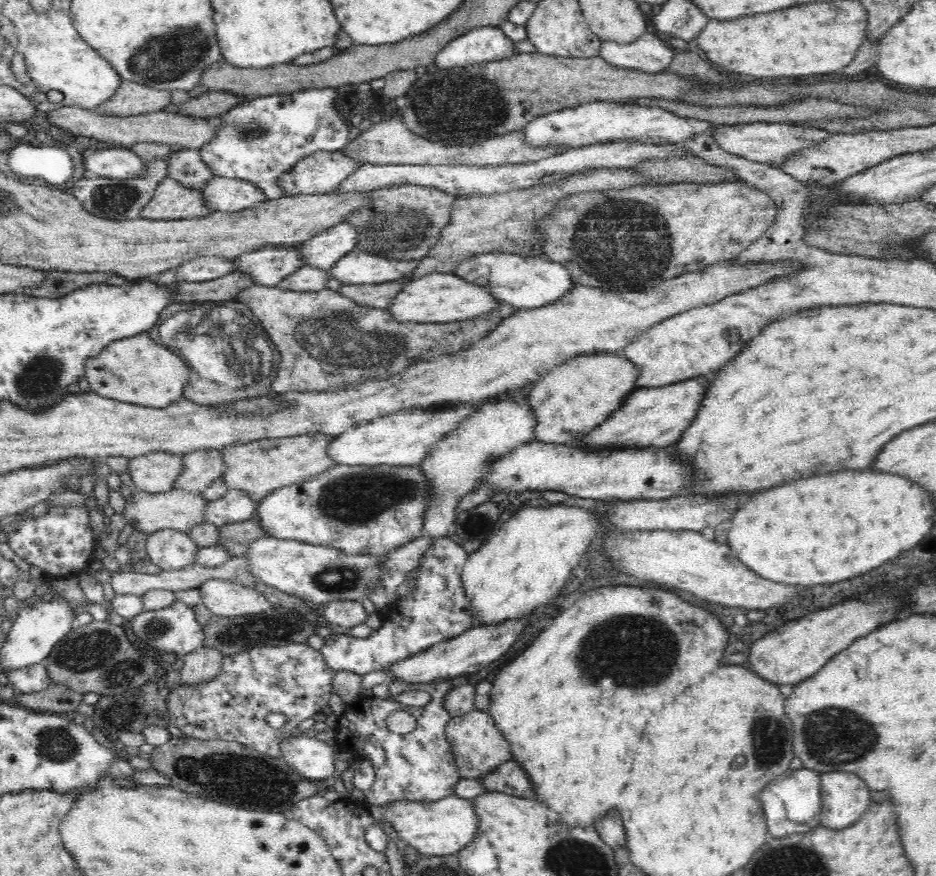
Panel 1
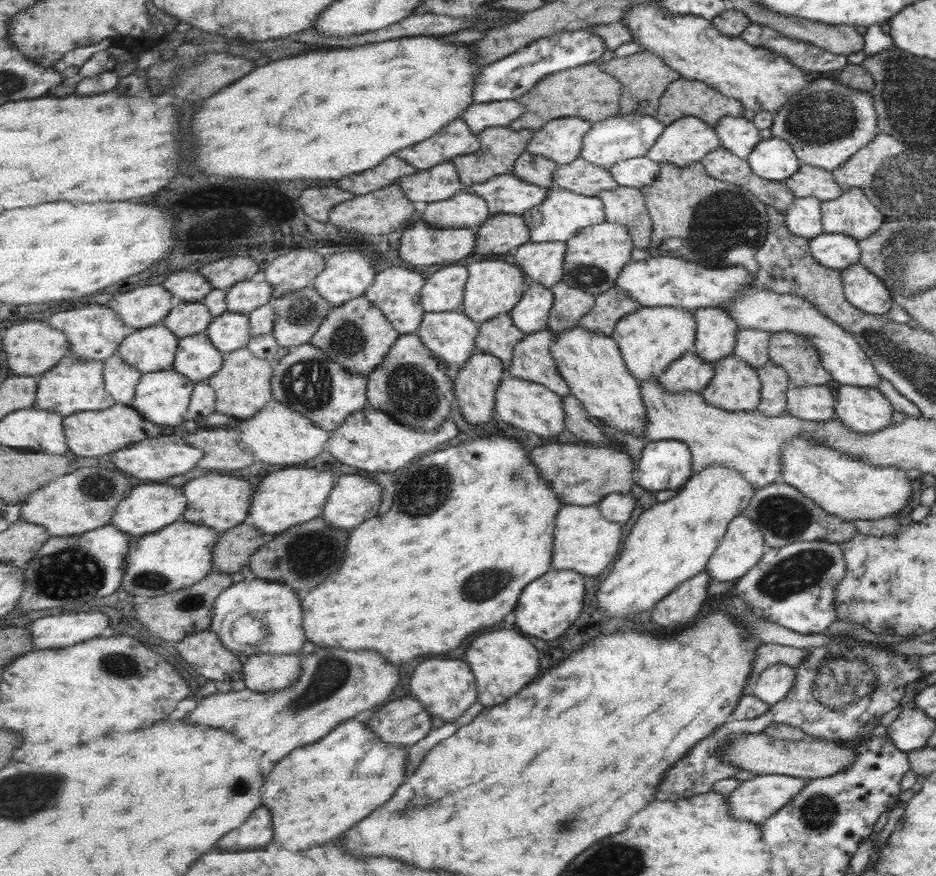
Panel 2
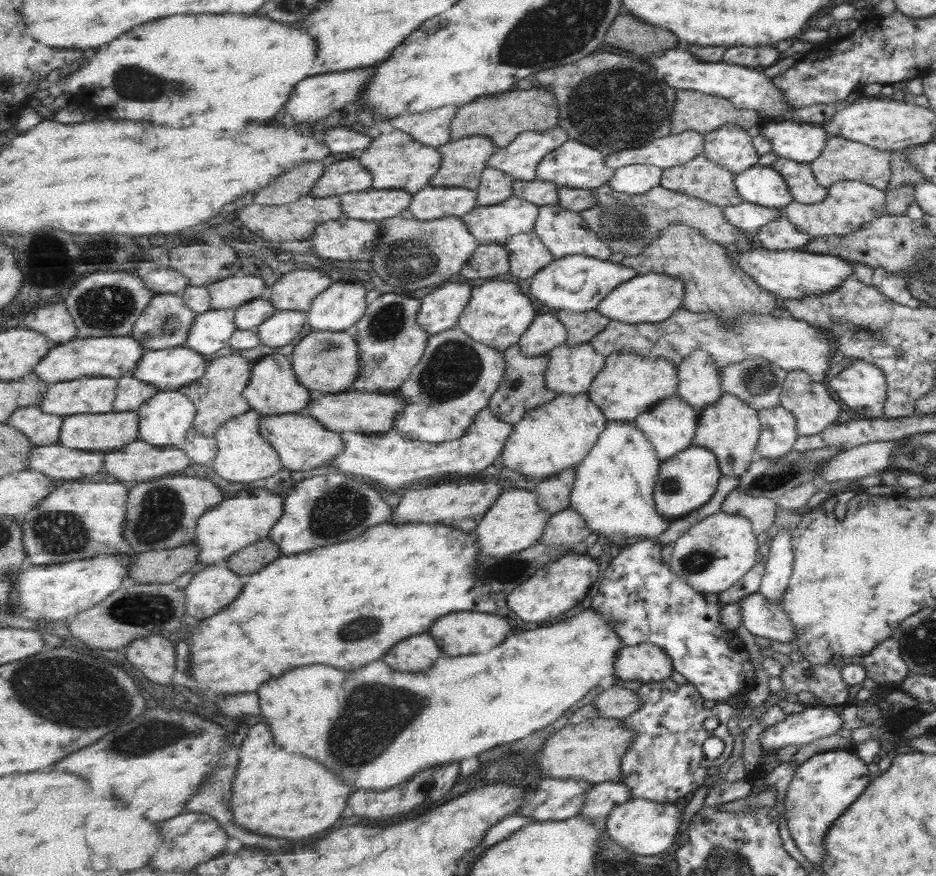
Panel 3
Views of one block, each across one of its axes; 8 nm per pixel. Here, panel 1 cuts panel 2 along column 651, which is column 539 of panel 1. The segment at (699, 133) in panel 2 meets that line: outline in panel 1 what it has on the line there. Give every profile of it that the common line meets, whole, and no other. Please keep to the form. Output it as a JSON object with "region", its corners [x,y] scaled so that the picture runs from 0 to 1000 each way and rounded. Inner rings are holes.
{"region":[[[427,135],[406,137],[400,139],[397,146],[389,153],[385,153],[378,162],[372,162],[368,169],[368,176],[400,189],[511,189],[511,192],[534,192],[534,189],[556,189],[575,185],[581,180],[590,180],[594,176],[603,176],[605,171],[611,171],[607,167],[568,167],[562,158],[560,148],[549,148],[541,153],[532,153],[526,158],[517,158],[517,162],[509,162],[504,167],[498,164],[474,164],[474,162],[462,162],[455,160],[449,153],[442,153]]]}

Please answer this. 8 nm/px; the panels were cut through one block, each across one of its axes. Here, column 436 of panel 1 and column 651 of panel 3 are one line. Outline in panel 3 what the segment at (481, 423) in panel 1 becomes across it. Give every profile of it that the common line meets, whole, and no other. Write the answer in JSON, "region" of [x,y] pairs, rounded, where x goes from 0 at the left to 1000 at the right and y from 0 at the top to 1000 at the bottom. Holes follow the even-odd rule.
{"region":[[[649,482],[646,491],[640,495],[636,509],[629,514],[629,518],[623,523],[619,532],[614,532],[614,550],[612,550],[612,564],[610,564],[610,580],[621,587],[625,594],[625,600],[634,610],[642,610],[644,614],[691,614],[698,616],[706,612],[710,605],[715,605],[715,596],[702,587],[700,571],[698,571],[698,553],[704,541],[702,516],[696,505],[691,505],[689,495],[676,484],[676,482]]]}

